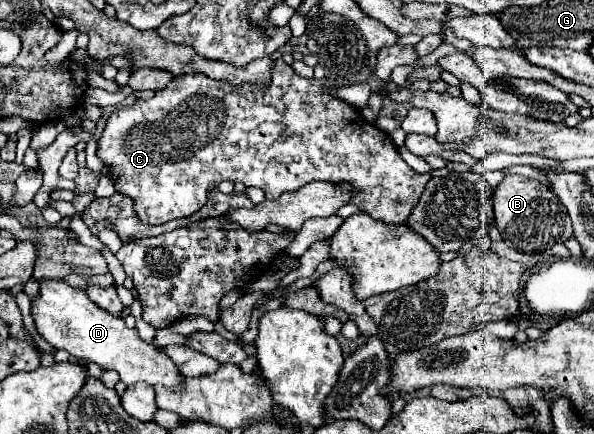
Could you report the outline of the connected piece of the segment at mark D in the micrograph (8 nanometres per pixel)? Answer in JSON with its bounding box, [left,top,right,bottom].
[31,280,181,386]

